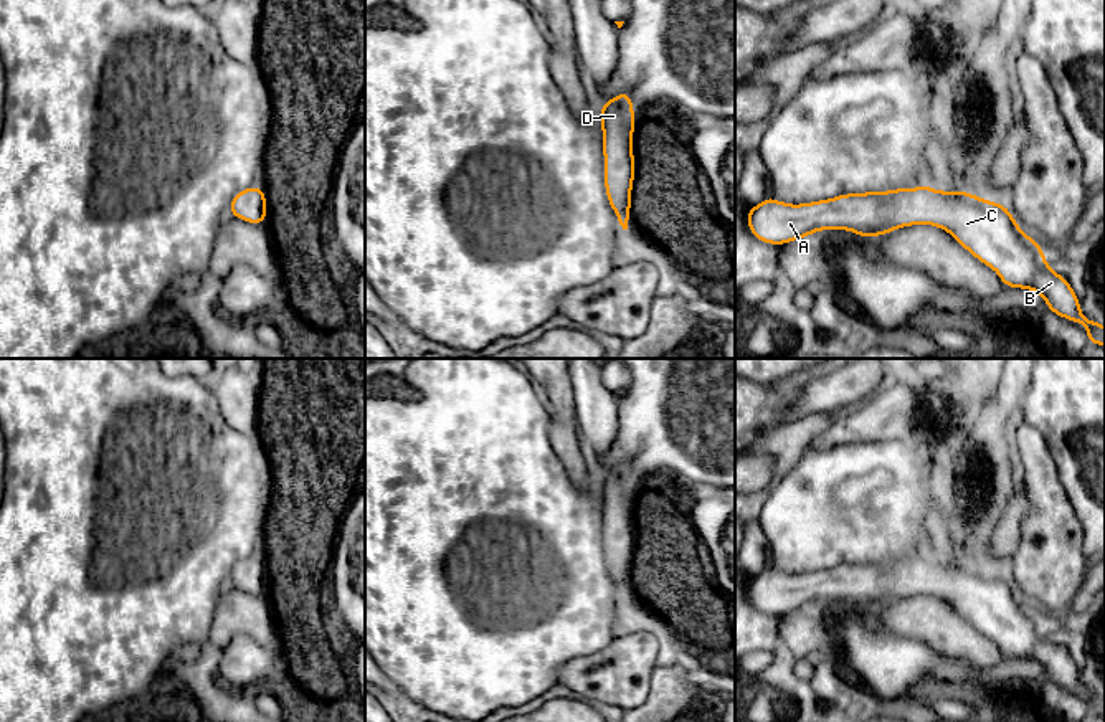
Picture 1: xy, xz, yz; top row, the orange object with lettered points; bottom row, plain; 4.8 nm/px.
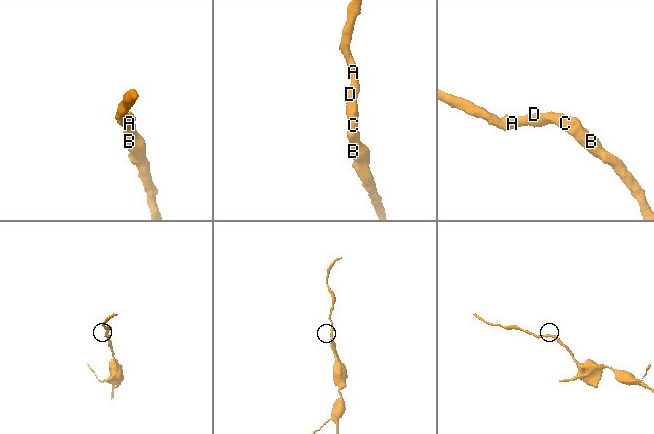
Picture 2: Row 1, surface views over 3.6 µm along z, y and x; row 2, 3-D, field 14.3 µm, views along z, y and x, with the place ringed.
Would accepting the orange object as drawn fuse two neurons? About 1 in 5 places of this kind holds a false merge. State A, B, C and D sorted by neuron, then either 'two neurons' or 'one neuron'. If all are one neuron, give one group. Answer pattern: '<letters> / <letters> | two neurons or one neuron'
A B C D | one neuron

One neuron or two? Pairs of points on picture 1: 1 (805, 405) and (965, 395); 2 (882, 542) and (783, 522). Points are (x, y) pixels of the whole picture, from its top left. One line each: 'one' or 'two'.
1: two
2: one

